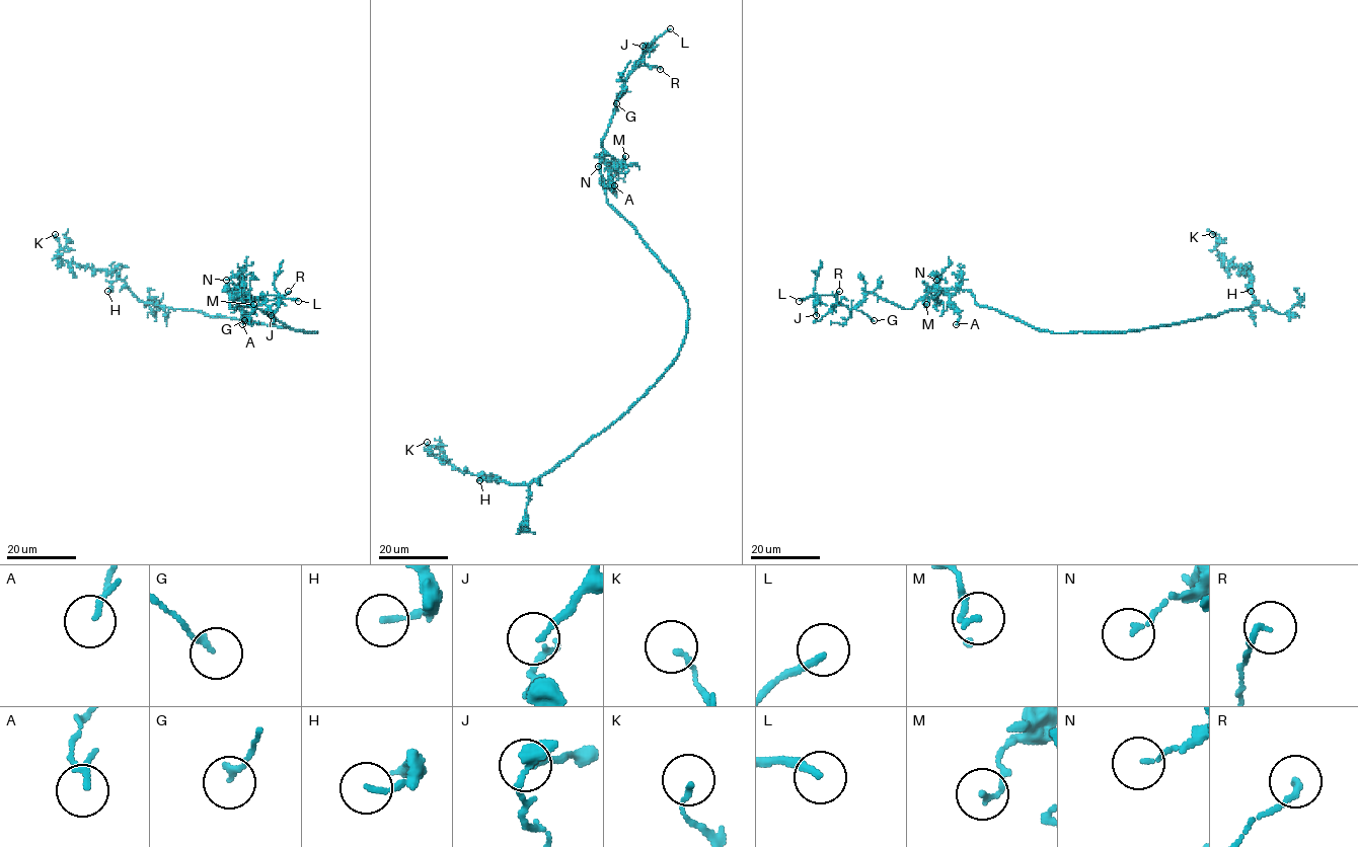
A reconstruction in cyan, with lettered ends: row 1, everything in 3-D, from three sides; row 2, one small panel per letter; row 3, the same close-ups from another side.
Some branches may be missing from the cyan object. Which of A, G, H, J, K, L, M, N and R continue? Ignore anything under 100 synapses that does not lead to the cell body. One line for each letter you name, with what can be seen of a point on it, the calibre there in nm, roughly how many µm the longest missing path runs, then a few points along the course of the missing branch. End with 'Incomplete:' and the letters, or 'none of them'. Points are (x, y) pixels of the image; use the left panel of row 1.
L: place (298, 301); calibre 200 nm; missing 45 µm; course (298, 301), (304, 313), (300, 307), (282, 302), (260, 289), (230, 252), (220, 250), (220, 252)
Incomplete: L

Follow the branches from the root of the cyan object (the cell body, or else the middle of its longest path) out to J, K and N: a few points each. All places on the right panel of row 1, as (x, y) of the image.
J: (1095, 331), (1040, 330), (960, 289), (931, 291), (912, 308), (873, 294), (847, 308), (821, 295), (816, 315)
K: (1095, 331), (1179, 324), (1255, 304), (1251, 275), (1217, 250), (1212, 234)
N: (1095, 331), (1040, 330), (980, 307), (966, 290), (941, 289), (925, 297), (936, 284), (931, 277), (936, 280)

